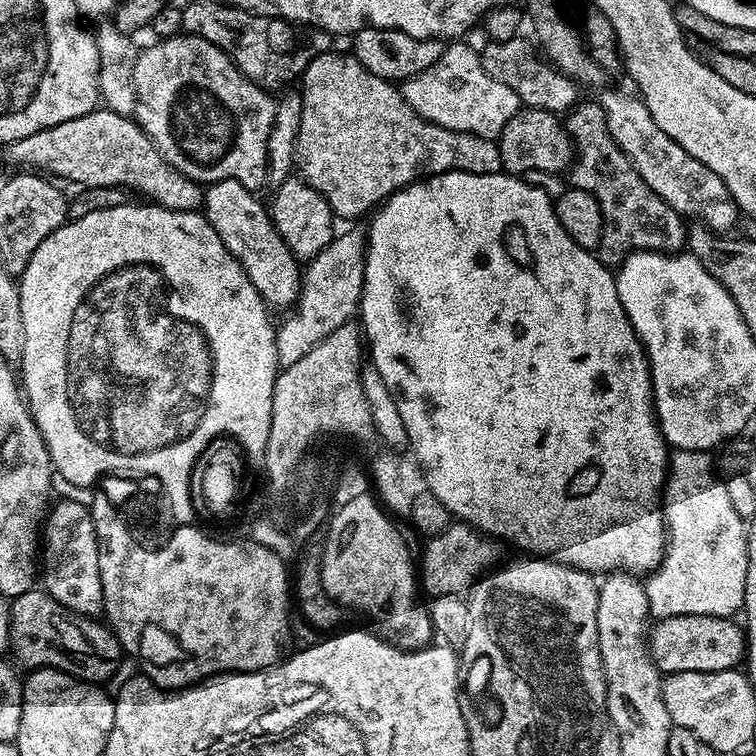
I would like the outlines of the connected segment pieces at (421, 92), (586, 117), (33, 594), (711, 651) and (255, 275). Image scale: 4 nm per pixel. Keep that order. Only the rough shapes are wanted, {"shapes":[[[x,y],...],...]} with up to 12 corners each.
{"shapes":[[[464,42],[399,85],[422,118],[496,140],[520,111]],[[577,103],[571,187],[601,207],[599,255],[681,251],[685,221],[642,182],[599,103]],[[43,590],[15,597],[10,648],[25,669],[85,682],[119,670],[107,623]],[[678,614],[646,639],[661,673],[736,668],[735,619]],[[237,180],[203,215],[265,305],[291,309],[302,268],[259,195]]]}

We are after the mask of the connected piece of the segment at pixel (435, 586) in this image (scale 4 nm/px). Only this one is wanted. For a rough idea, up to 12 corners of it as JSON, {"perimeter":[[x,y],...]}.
{"perimeter":[[463,522],[424,548],[429,597],[464,594],[492,560],[497,541]]}

